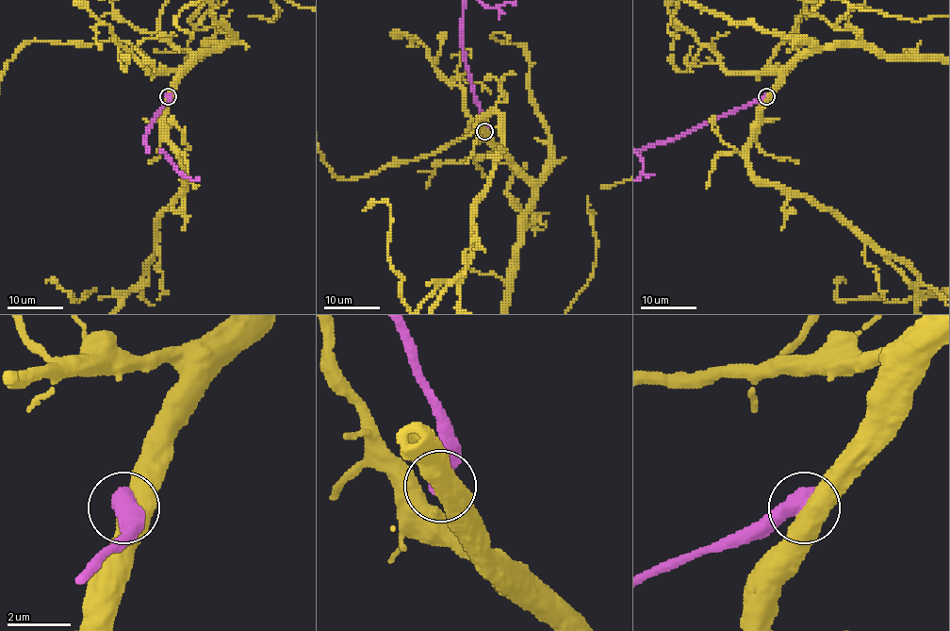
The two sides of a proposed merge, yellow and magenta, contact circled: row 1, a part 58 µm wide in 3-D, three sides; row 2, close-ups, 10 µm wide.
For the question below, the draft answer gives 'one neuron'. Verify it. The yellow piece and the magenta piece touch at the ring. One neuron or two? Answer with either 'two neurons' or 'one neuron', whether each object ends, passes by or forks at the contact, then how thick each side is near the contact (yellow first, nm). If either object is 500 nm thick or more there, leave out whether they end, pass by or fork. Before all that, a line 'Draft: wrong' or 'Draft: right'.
Draft: wrong
two neurons; 500 nm thick on the yellow side, 650 nm on the other

